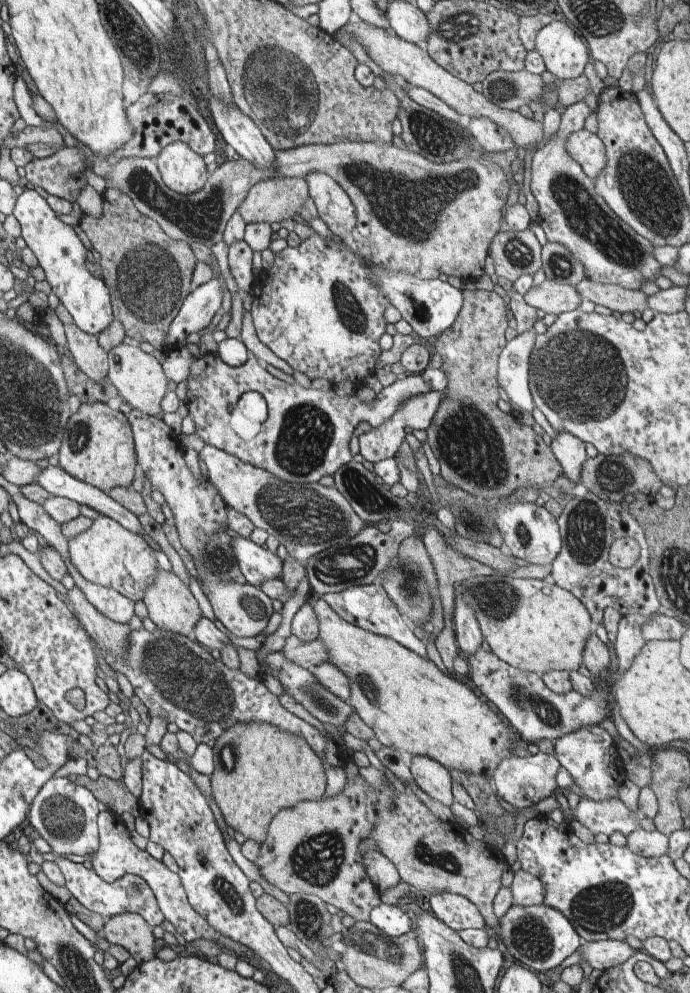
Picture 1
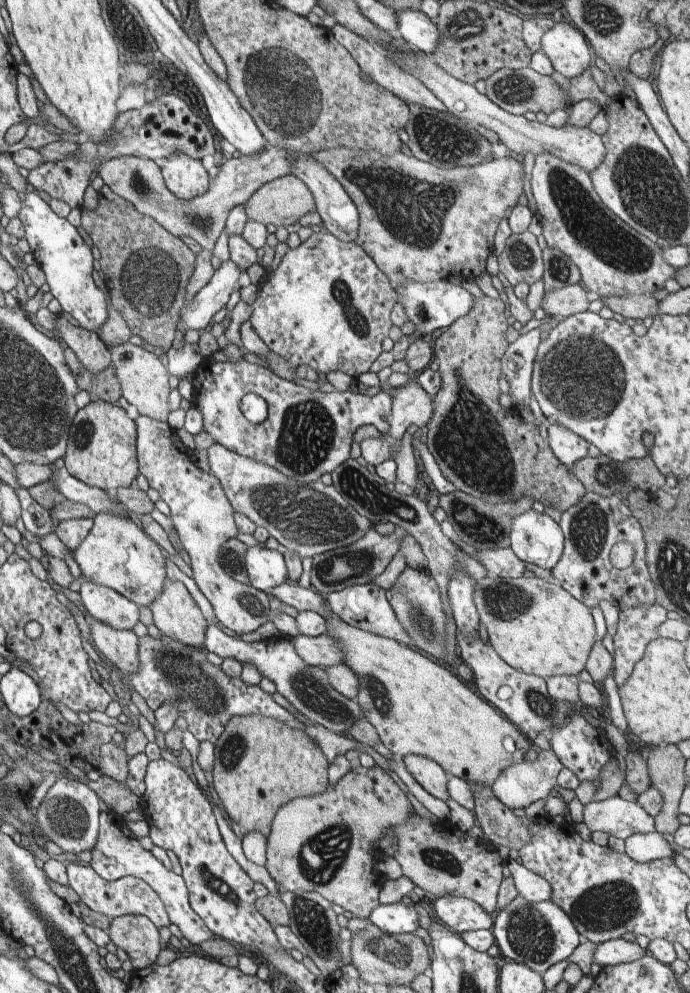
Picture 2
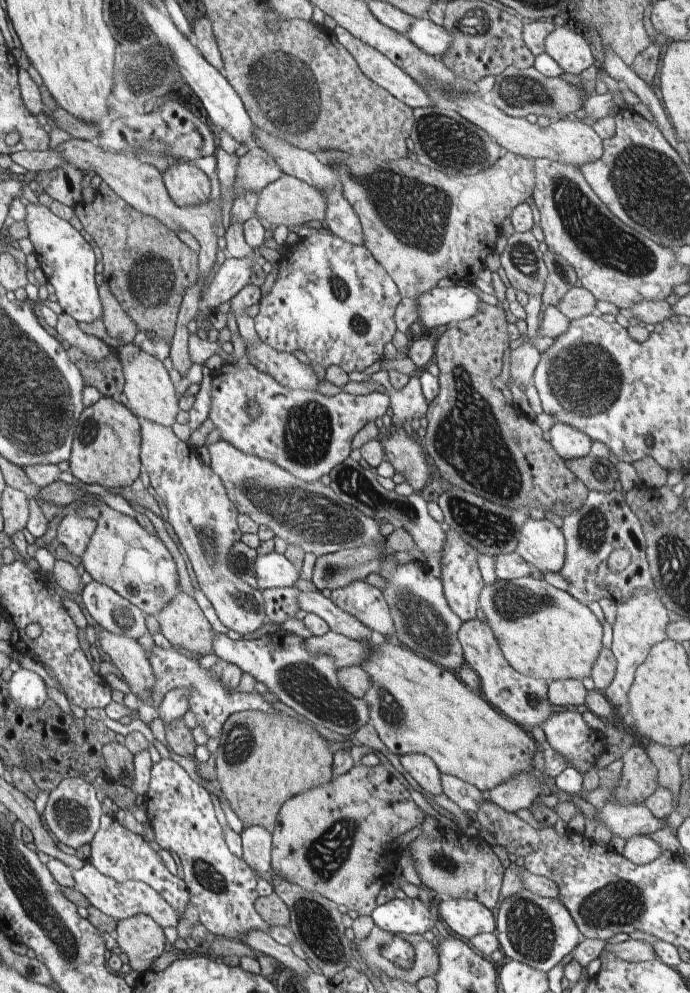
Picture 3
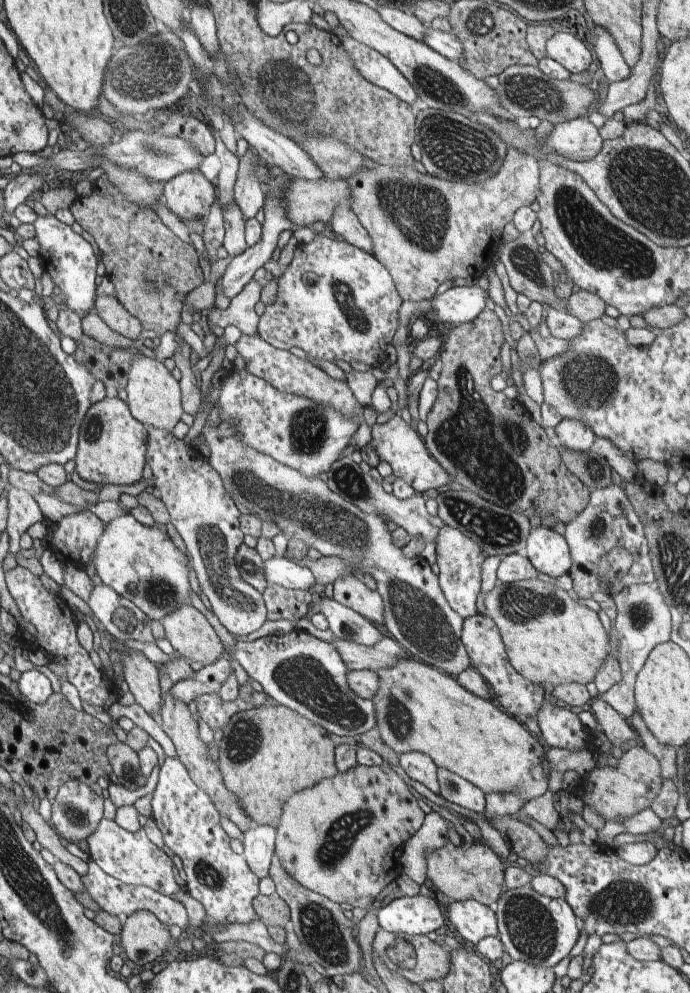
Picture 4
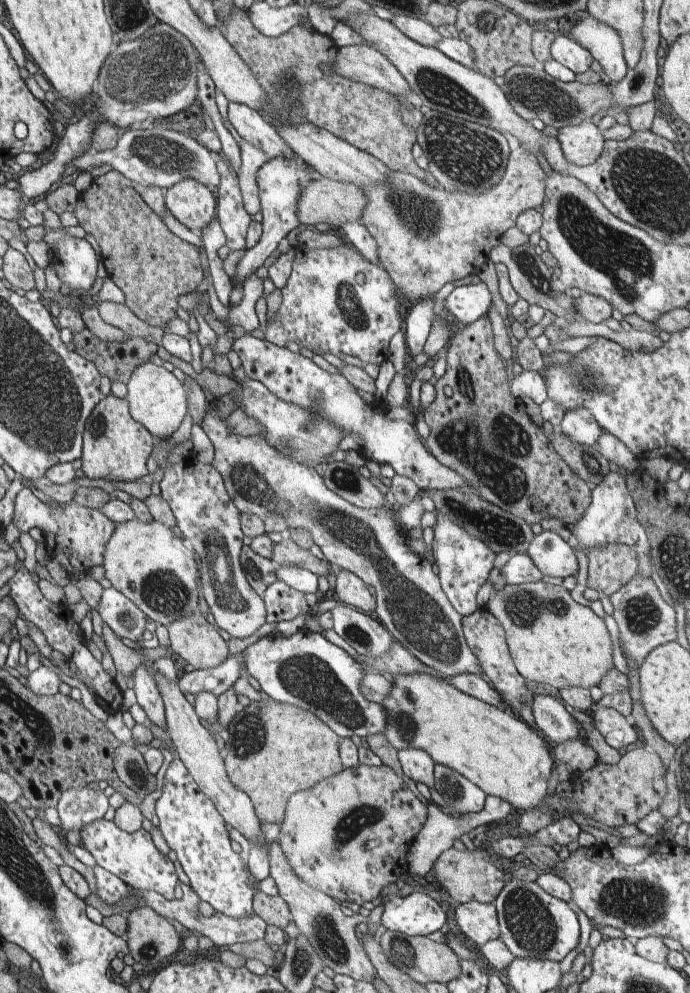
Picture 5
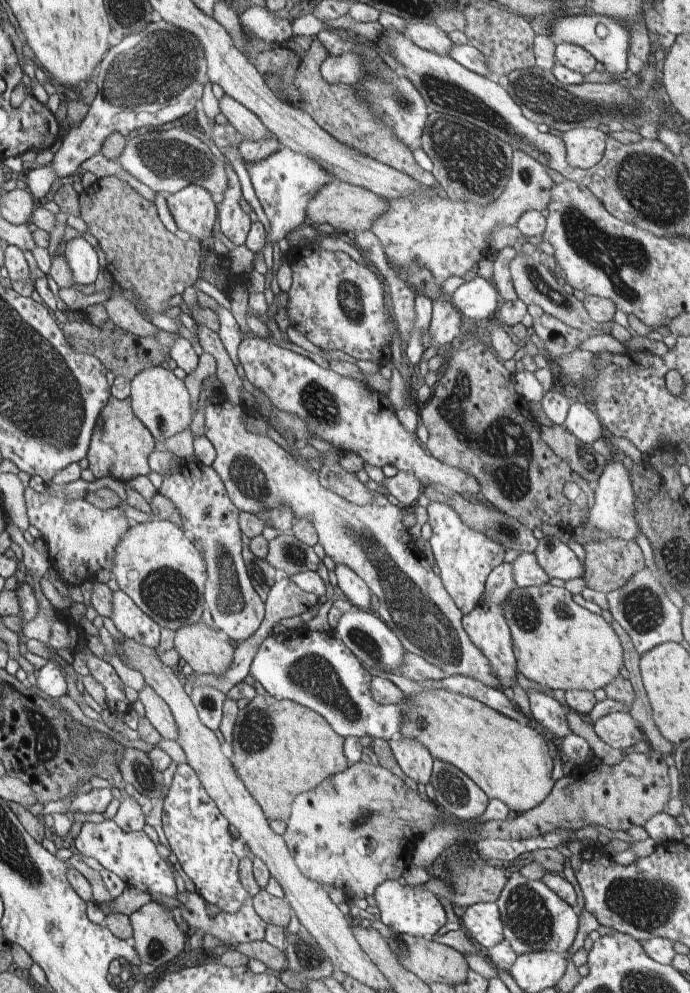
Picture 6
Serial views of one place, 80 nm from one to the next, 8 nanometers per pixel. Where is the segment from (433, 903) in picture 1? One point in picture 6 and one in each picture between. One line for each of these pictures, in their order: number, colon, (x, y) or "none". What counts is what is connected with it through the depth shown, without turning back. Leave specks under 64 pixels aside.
2: (461, 914)
3: (467, 917)
4: (473, 920)
5: (478, 921)
6: (483, 920)

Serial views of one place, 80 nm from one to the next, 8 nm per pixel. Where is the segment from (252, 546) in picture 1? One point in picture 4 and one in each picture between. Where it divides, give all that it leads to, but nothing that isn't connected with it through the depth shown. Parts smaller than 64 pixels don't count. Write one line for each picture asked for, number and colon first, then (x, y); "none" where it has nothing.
2: (266, 568)
3: (273, 570)
4: (283, 572)

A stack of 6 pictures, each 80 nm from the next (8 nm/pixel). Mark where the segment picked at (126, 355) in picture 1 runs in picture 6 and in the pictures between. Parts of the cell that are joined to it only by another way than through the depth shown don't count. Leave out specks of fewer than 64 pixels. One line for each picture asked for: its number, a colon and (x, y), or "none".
2: (144, 379)
3: (150, 392)
4: (154, 395)
5: (158, 401)
6: (159, 399)

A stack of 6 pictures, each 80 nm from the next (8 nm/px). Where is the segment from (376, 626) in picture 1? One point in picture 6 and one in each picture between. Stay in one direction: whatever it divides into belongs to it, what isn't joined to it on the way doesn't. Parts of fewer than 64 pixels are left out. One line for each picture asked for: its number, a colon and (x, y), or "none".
2: (365, 606)
3: (366, 603)
4: (350, 591)
5: (351, 590)
6: (356, 590)

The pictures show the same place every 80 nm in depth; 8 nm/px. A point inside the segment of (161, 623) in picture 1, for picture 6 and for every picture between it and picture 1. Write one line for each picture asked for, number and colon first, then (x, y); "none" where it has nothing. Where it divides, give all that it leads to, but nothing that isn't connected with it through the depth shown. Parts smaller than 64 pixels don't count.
2: (175, 614)
3: (182, 622)
4: (188, 631)
5: (194, 641)
6: (200, 647)

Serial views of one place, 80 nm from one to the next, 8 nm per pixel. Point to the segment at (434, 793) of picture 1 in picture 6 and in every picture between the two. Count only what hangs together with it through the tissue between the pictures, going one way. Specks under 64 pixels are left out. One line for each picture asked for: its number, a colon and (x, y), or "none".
2: (431, 777)
3: (422, 769)
4: (419, 766)
5: (417, 764)
6: (412, 756)

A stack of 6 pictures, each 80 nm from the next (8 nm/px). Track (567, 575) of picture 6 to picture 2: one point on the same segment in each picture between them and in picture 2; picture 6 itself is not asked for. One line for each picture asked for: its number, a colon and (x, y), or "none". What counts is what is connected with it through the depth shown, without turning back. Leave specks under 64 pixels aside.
2: (535, 538)
3: (541, 544)
4: (548, 551)
5: (551, 554)

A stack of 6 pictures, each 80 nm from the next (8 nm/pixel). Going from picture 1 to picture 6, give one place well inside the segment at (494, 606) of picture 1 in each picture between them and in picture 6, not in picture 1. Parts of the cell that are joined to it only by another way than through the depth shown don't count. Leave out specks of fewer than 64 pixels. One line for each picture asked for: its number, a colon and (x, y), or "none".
2: (536, 627)
3: (543, 632)
4: (549, 637)
5: (553, 639)
6: (556, 642)

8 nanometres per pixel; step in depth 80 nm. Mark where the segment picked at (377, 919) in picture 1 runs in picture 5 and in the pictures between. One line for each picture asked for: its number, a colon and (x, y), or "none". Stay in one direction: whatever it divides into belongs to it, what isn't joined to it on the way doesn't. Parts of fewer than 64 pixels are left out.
2: (398, 918)
3: (410, 916)
4: (418, 915)
5: (420, 913)

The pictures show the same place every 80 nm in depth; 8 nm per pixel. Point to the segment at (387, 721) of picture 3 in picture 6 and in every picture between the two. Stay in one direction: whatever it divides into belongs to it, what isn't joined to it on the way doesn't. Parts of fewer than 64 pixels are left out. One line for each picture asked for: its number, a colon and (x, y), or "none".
4: (419, 708)
5: (498, 751)
6: (510, 762)

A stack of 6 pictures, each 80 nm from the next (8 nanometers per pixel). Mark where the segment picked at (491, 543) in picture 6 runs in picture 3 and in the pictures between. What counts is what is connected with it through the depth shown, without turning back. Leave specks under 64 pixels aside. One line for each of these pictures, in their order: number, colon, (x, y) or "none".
3: (462, 583)
4: (459, 559)
5: (464, 562)

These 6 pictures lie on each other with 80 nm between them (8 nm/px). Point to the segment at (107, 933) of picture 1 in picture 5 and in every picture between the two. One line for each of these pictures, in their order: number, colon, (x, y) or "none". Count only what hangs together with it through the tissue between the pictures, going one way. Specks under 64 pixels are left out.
2: (135, 934)
3: (140, 938)
4: (144, 938)
5: (150, 937)

